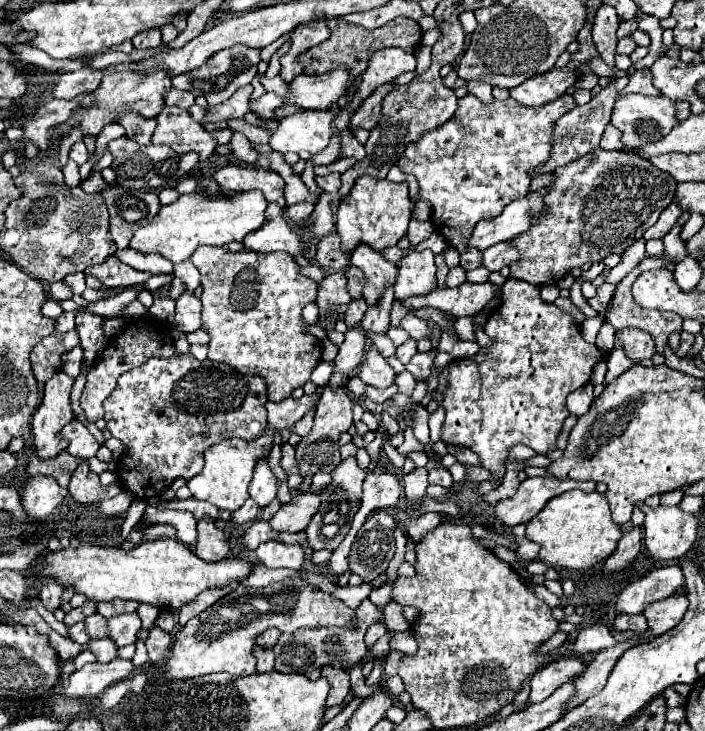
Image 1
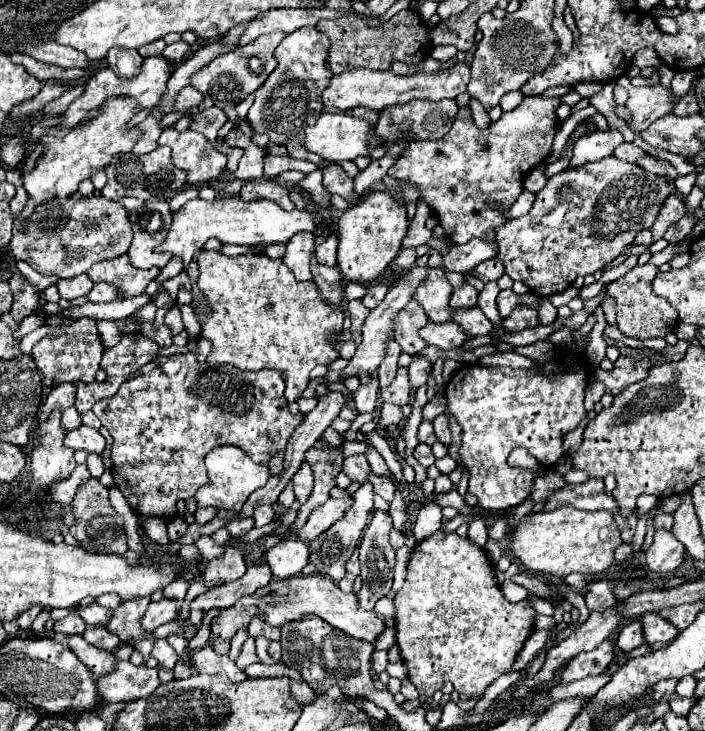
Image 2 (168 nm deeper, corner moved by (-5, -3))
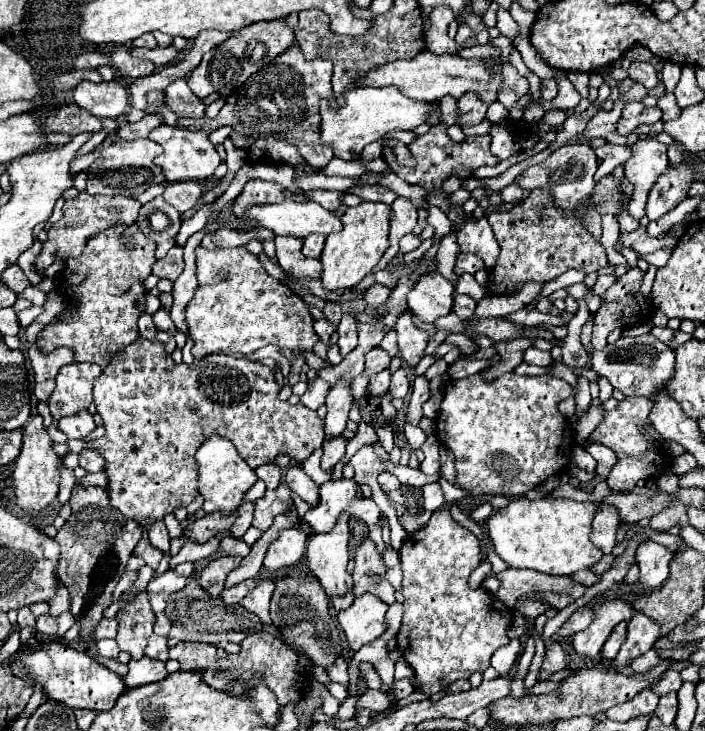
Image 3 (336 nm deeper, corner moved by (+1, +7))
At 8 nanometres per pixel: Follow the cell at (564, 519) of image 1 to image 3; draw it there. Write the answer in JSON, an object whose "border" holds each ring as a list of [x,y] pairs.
{"border":[[[511,498],[509,506],[497,510],[487,520],[487,534],[495,552],[509,566],[563,576],[589,568],[603,558],[603,552],[589,540],[591,522],[597,512],[599,508],[593,502],[575,502],[567,498]]]}

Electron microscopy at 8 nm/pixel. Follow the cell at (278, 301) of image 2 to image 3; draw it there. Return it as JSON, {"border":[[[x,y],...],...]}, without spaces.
{"border":[[[197,246],[195,254],[197,254],[199,286],[195,290],[195,296],[191,298],[191,302],[185,308],[189,336],[195,342],[193,356],[195,358],[203,358],[207,354],[243,354],[243,356],[247,356],[247,354],[263,348],[265,344],[289,348],[293,354],[291,372],[289,372],[287,382],[283,384],[283,388],[279,392],[279,398],[287,400],[291,396],[291,388],[299,382],[299,372],[301,372],[301,366],[305,364],[303,352],[313,350],[313,346],[319,342],[319,336],[313,330],[315,320],[311,316],[309,306],[285,282],[269,276],[267,270],[263,268],[263,264],[259,262],[259,258],[255,254],[251,254],[245,246],[213,248],[213,250]]]}

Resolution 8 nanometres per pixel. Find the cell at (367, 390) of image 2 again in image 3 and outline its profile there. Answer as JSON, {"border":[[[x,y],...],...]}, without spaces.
{"border":[[[373,348],[369,354],[367,354],[367,362],[365,362],[365,370],[363,370],[363,376],[373,376],[385,368],[389,368],[389,362],[391,362],[391,356],[383,350],[383,348]]]}

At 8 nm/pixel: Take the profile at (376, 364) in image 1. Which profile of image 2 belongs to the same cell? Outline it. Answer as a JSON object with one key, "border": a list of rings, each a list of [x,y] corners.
{"border":[[[399,368],[395,380],[391,382],[389,388],[379,392],[383,402],[391,402],[395,406],[405,406],[409,402],[409,378],[407,378],[407,368]]]}

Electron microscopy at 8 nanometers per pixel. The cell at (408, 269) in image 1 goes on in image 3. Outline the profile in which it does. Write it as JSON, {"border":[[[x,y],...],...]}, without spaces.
{"border":[[[429,272],[407,294],[407,302],[421,322],[433,324],[439,316],[451,312],[453,292],[455,288],[451,280],[447,280],[439,272]]]}

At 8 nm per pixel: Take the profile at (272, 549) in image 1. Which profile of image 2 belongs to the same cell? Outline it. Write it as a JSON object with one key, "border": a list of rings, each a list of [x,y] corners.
{"border":[[[283,538],[277,546],[267,550],[267,564],[275,578],[291,578],[309,564],[309,548],[301,540]]]}

